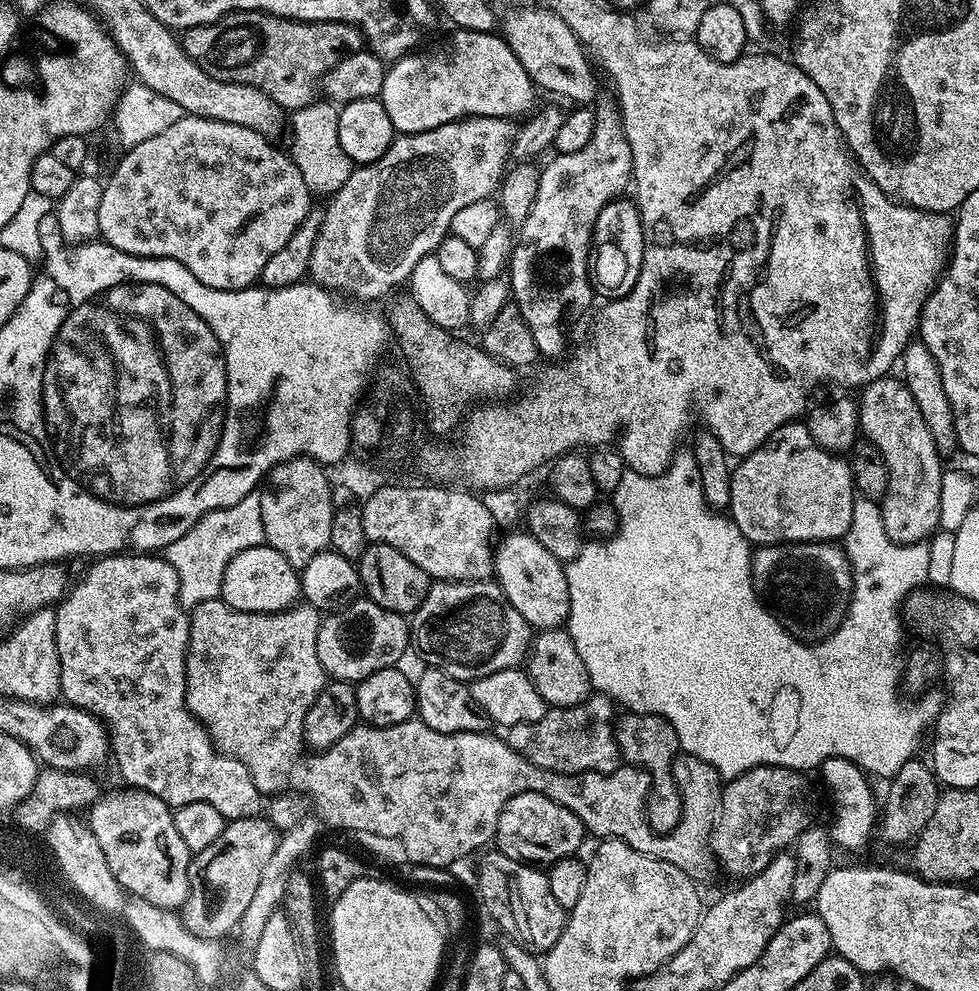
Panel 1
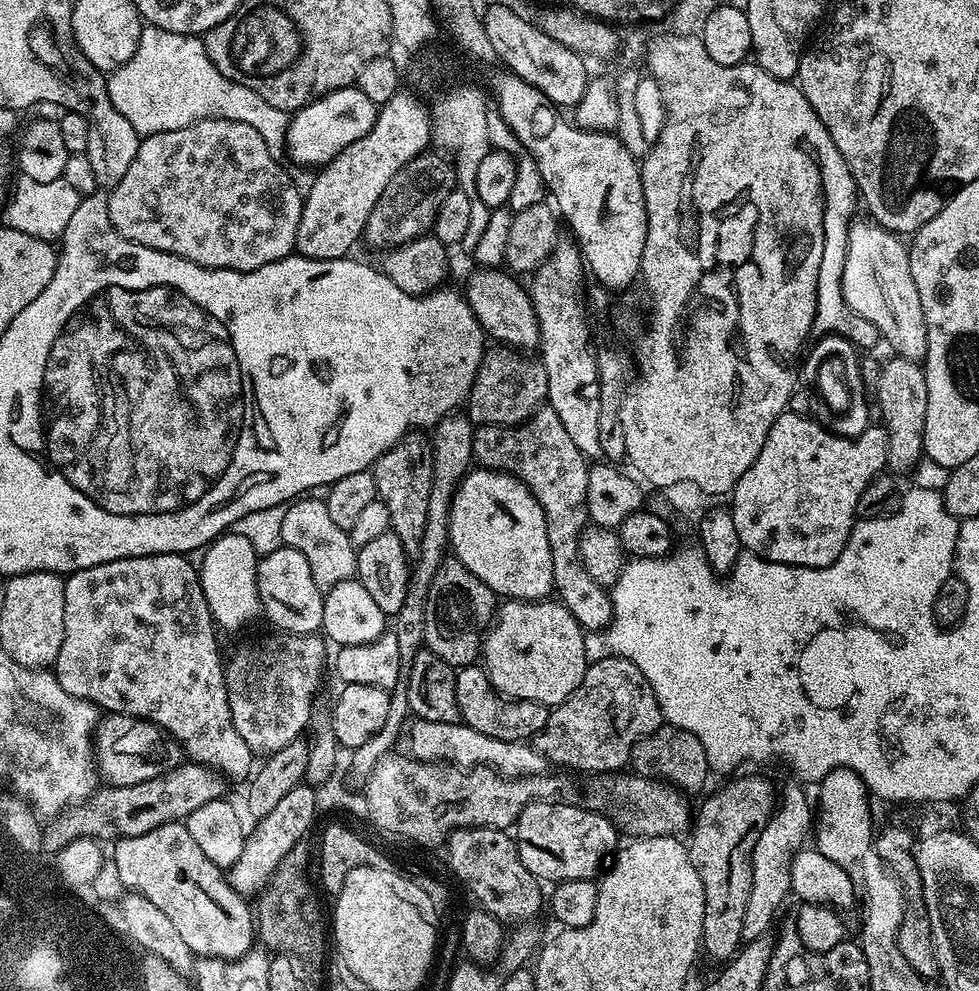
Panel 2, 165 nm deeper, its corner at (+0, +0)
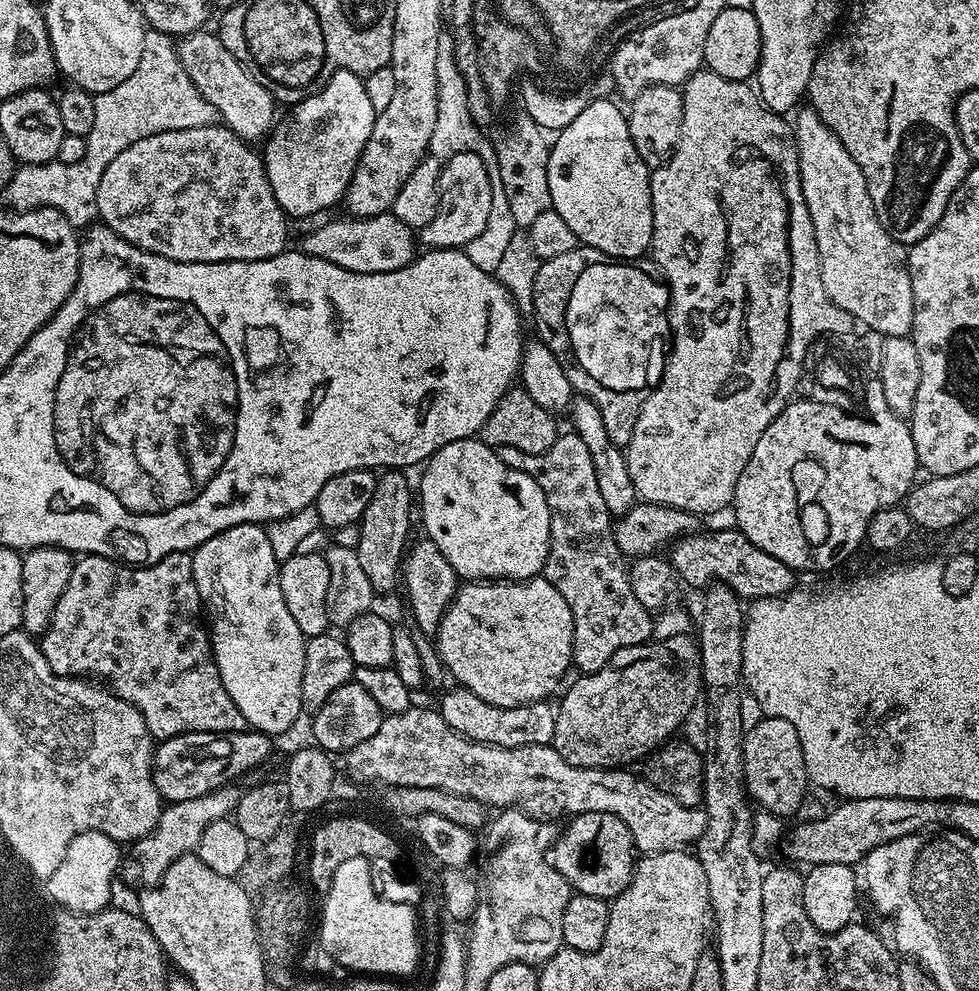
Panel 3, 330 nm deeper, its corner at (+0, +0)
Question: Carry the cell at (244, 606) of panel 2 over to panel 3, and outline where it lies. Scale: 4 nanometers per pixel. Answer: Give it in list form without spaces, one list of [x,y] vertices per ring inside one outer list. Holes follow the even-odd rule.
[[[239,524],[230,530],[222,530],[218,534],[214,534],[214,538],[202,542],[192,552],[192,573],[194,574],[196,589],[203,607],[206,609],[207,619],[208,616],[212,619],[212,628],[210,624],[212,656],[216,660],[218,674],[222,678],[222,686],[226,686],[226,694],[230,694],[234,706],[238,706],[238,710],[242,710],[245,725],[257,732],[266,732],[273,738],[279,737],[279,732],[286,731],[299,718],[300,712],[302,713],[304,708],[302,702],[302,674],[306,666],[306,650],[304,649],[306,637],[302,630],[298,628],[298,623],[294,620],[293,614],[290,614],[289,607],[286,606],[286,601],[282,596],[282,587],[279,581],[280,565],[281,563],[274,558],[273,547],[270,546],[270,539],[267,538],[265,529],[259,524]]]

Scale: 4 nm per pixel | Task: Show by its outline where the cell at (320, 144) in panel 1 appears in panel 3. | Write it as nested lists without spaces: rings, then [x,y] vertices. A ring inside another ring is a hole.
[[[148,30],[142,43],[142,58],[138,68],[130,78],[119,83],[112,90],[96,96],[94,102],[94,126],[86,138],[86,152],[74,163],[62,163],[57,160],[44,164],[20,164],[10,180],[2,189],[2,200],[5,207],[13,211],[28,211],[36,208],[54,208],[64,213],[64,217],[75,228],[89,227],[99,215],[97,210],[98,183],[106,166],[122,152],[126,146],[138,142],[142,138],[150,138],[150,134],[158,134],[166,130],[186,130],[194,126],[206,126],[213,123],[214,109],[200,91],[190,82],[186,70],[180,61],[180,54],[173,37],[164,32]]]

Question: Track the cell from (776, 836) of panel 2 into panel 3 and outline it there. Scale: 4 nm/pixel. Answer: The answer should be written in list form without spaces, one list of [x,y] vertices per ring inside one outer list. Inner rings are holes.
[[[764,716],[756,725],[749,727],[744,733],[744,772],[743,782],[747,795],[760,803],[759,807],[765,812],[772,812],[777,818],[792,816],[800,808],[804,795],[810,789],[806,762],[802,758],[802,742],[798,742],[798,730],[786,722],[786,718]]]

